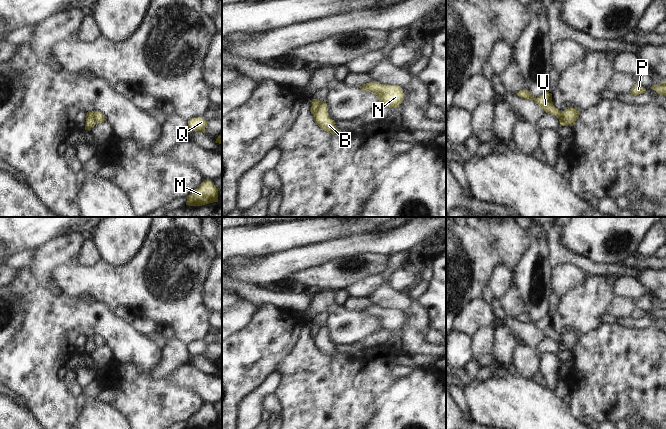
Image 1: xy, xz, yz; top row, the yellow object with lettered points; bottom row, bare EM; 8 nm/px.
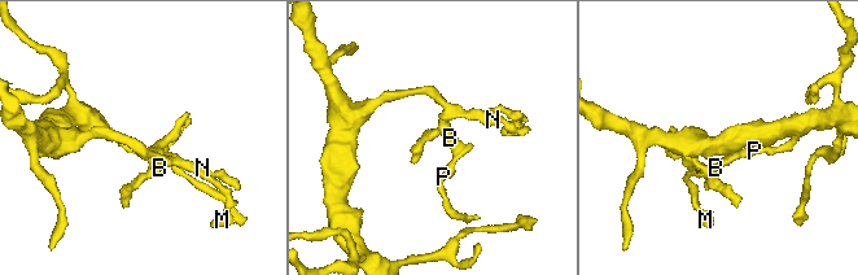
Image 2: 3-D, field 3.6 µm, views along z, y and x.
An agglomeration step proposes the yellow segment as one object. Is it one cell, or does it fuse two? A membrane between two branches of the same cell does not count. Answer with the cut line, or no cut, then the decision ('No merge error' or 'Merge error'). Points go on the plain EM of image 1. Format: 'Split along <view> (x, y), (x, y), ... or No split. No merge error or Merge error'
Split along xy (93, 335), (93, 344), (96, 347). Merge error.

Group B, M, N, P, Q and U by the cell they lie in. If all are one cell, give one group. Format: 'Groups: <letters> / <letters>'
Groups: B P / M N Q U.

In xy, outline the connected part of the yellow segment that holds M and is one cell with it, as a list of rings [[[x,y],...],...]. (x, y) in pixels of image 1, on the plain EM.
[[[204,404],[189,420],[186,429],[205,429],[218,426],[218,413],[214,406]]]

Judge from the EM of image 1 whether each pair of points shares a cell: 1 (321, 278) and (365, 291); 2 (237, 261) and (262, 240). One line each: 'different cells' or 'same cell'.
1: different cells
2: different cells

